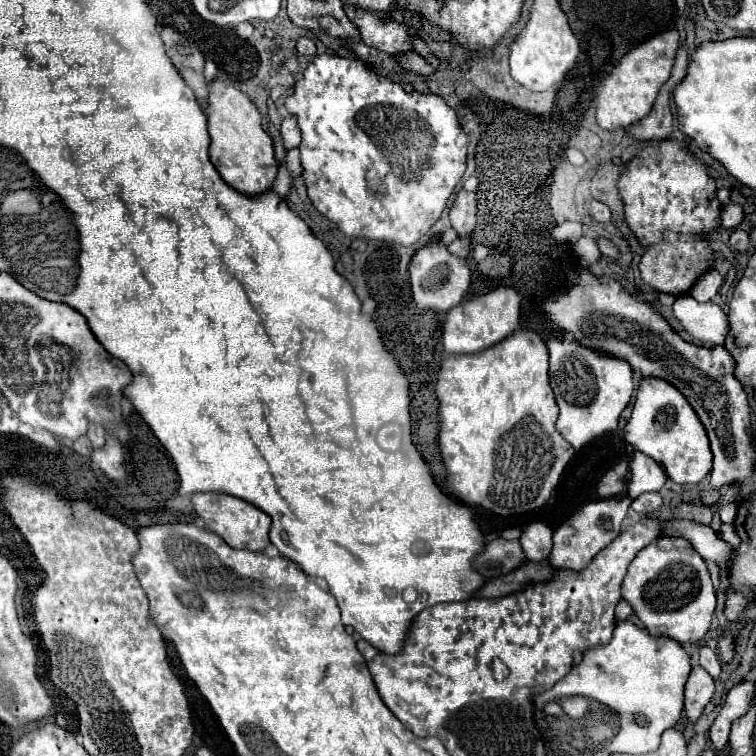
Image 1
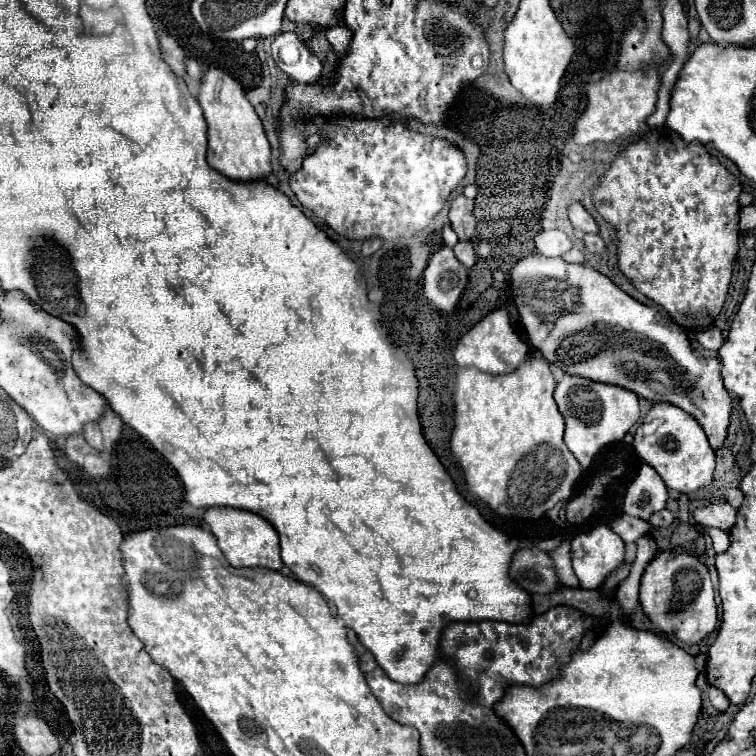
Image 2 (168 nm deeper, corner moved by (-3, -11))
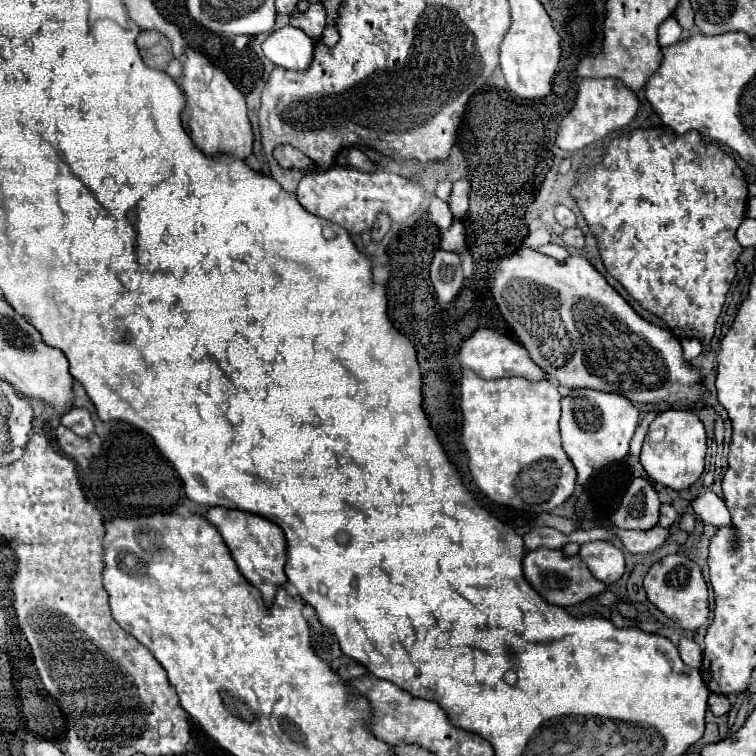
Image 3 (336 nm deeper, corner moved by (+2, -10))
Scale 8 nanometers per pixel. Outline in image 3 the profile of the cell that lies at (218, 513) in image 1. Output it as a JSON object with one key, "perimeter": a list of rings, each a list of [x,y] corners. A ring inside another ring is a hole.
{"perimeter":[[[211,507],[207,513],[207,519],[219,529],[239,571],[253,587],[257,587],[261,591],[265,605],[269,607],[275,599],[277,589],[283,587],[287,581],[287,577],[285,577],[287,541],[285,541],[283,531],[275,523],[271,523],[259,515],[251,515],[251,513],[243,513],[243,511],[227,509],[227,507]]]}

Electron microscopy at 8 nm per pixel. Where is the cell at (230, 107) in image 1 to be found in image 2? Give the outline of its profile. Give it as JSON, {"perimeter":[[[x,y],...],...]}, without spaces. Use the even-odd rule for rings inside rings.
{"perimeter":[[[210,68],[202,80],[198,102],[208,124],[208,164],[230,180],[266,180],[272,174],[270,142],[262,120],[242,92],[242,86],[218,68]]]}

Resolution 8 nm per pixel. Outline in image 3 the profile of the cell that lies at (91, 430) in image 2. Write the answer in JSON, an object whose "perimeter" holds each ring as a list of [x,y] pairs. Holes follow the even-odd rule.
{"perimeter":[[[73,407],[67,413],[61,415],[61,425],[69,427],[71,431],[75,431],[81,437],[87,437],[93,433],[93,421],[87,409],[83,407]]]}

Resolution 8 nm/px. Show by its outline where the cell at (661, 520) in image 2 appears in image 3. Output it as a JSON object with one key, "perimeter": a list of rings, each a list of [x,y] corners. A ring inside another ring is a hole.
{"perimeter":[[[661,505],[661,519],[659,519],[659,525],[661,527],[671,527],[675,521],[677,521],[677,511],[673,509],[673,505]]]}

